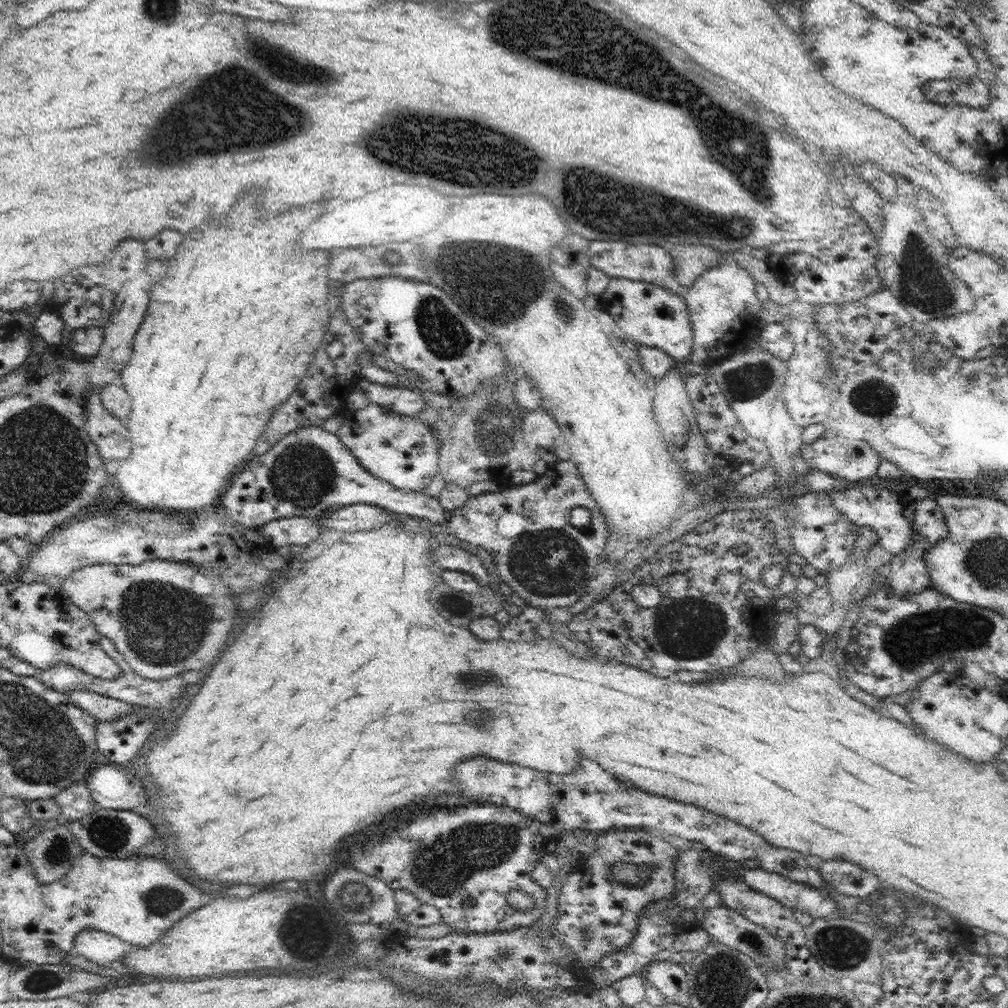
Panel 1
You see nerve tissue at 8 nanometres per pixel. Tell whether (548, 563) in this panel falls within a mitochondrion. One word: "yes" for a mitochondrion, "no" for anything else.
yes

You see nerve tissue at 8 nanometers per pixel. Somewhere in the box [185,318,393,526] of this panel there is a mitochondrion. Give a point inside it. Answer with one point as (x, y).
(302, 474)

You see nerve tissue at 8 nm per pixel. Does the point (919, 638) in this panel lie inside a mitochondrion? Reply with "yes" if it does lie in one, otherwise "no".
yes

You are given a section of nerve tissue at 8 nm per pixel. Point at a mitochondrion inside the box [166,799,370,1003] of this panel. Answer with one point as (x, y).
(317, 931)

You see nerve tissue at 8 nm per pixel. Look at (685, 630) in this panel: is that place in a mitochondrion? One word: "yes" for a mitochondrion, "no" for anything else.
yes

